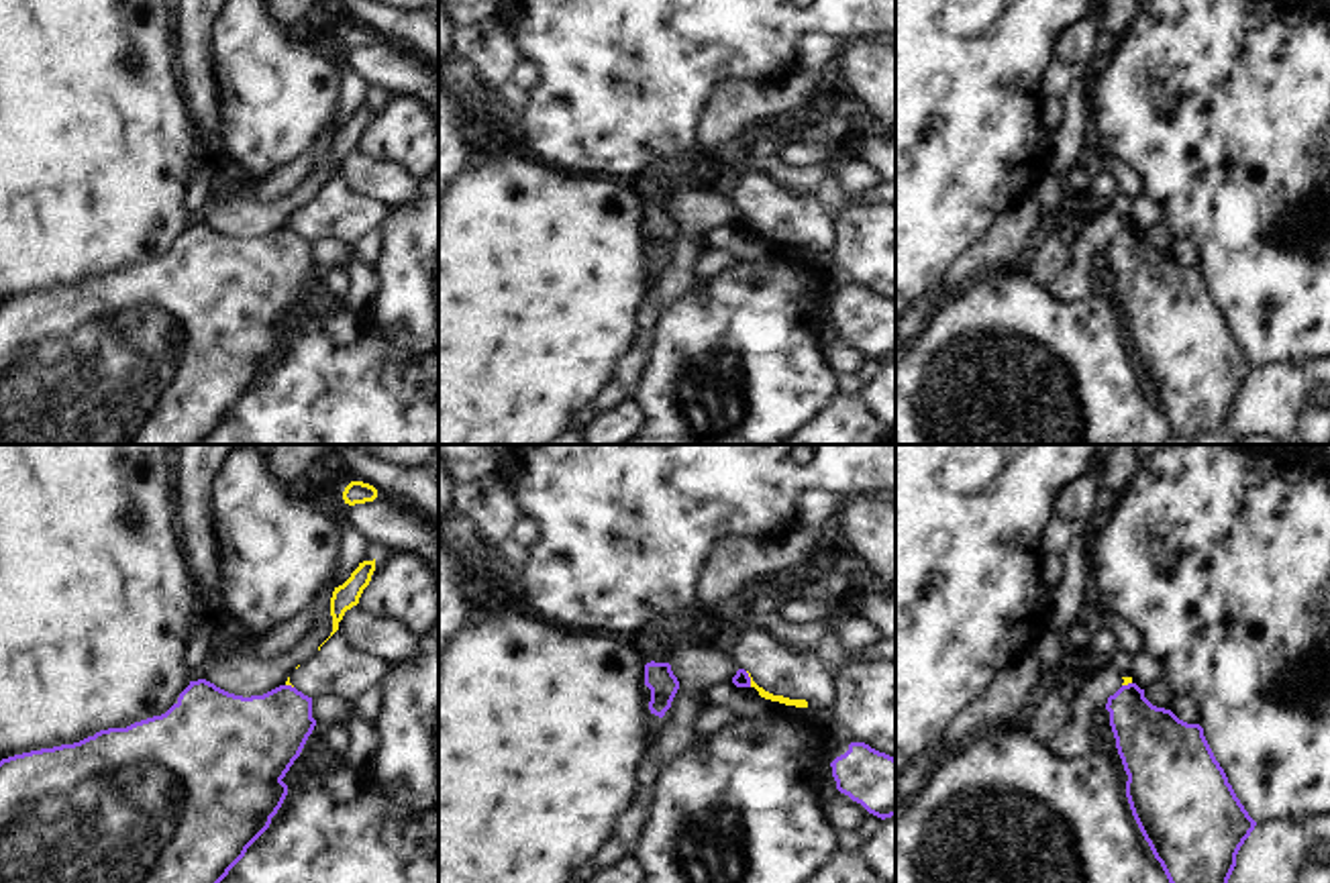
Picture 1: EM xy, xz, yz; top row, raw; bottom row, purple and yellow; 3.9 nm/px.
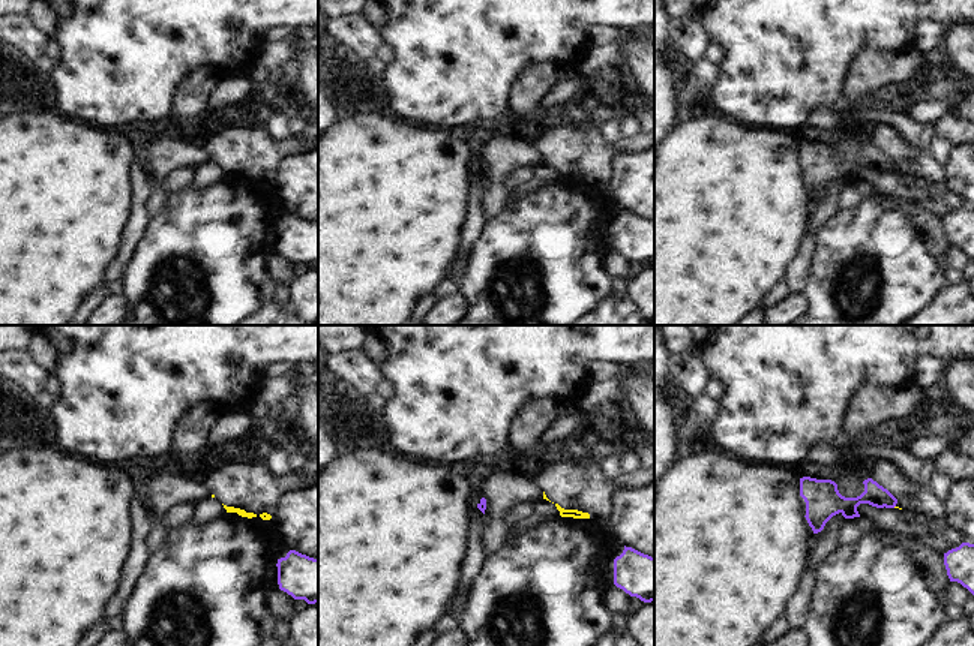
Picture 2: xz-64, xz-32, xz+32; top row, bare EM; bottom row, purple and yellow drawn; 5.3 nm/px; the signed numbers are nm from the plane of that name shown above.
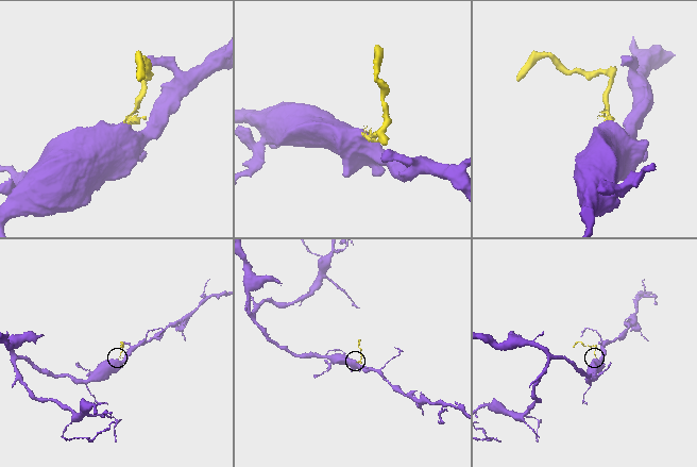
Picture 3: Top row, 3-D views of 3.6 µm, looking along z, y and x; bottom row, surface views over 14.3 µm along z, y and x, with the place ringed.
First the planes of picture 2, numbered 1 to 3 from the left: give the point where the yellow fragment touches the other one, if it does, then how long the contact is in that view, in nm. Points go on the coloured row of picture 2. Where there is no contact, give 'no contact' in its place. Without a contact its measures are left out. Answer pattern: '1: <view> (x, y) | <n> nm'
1: no contact
2: no contact
3: no contact

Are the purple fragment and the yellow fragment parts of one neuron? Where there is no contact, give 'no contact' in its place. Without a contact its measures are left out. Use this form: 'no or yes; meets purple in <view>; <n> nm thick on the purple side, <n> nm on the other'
no; meets purple in xz; 60 nm thick on the purple side, 30 nm on the other

